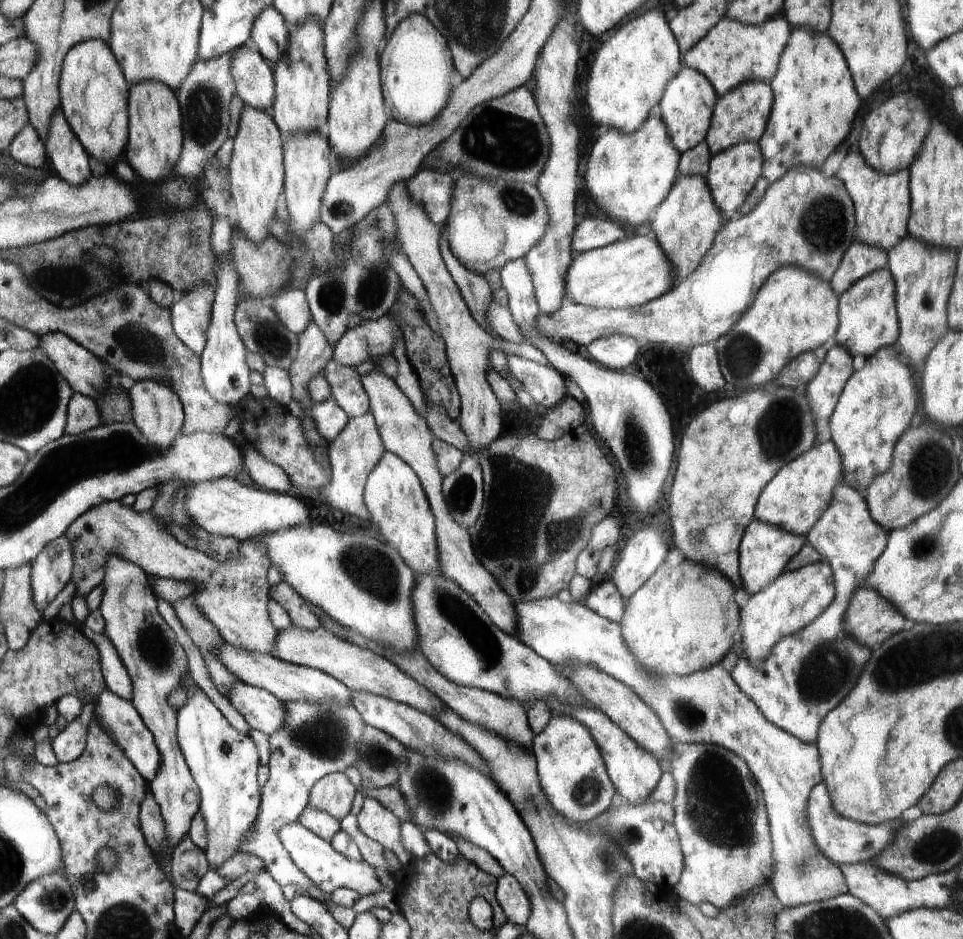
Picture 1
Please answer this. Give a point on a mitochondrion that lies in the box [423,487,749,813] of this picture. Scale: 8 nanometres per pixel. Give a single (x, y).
(451, 605)

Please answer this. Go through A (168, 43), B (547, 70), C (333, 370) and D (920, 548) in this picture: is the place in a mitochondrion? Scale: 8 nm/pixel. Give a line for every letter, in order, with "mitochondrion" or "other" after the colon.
A: other
B: other
C: mitochondrion
D: mitochondrion

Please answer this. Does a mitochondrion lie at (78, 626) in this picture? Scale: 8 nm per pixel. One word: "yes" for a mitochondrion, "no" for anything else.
no

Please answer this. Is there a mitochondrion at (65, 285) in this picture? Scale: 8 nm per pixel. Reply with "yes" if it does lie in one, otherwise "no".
yes

